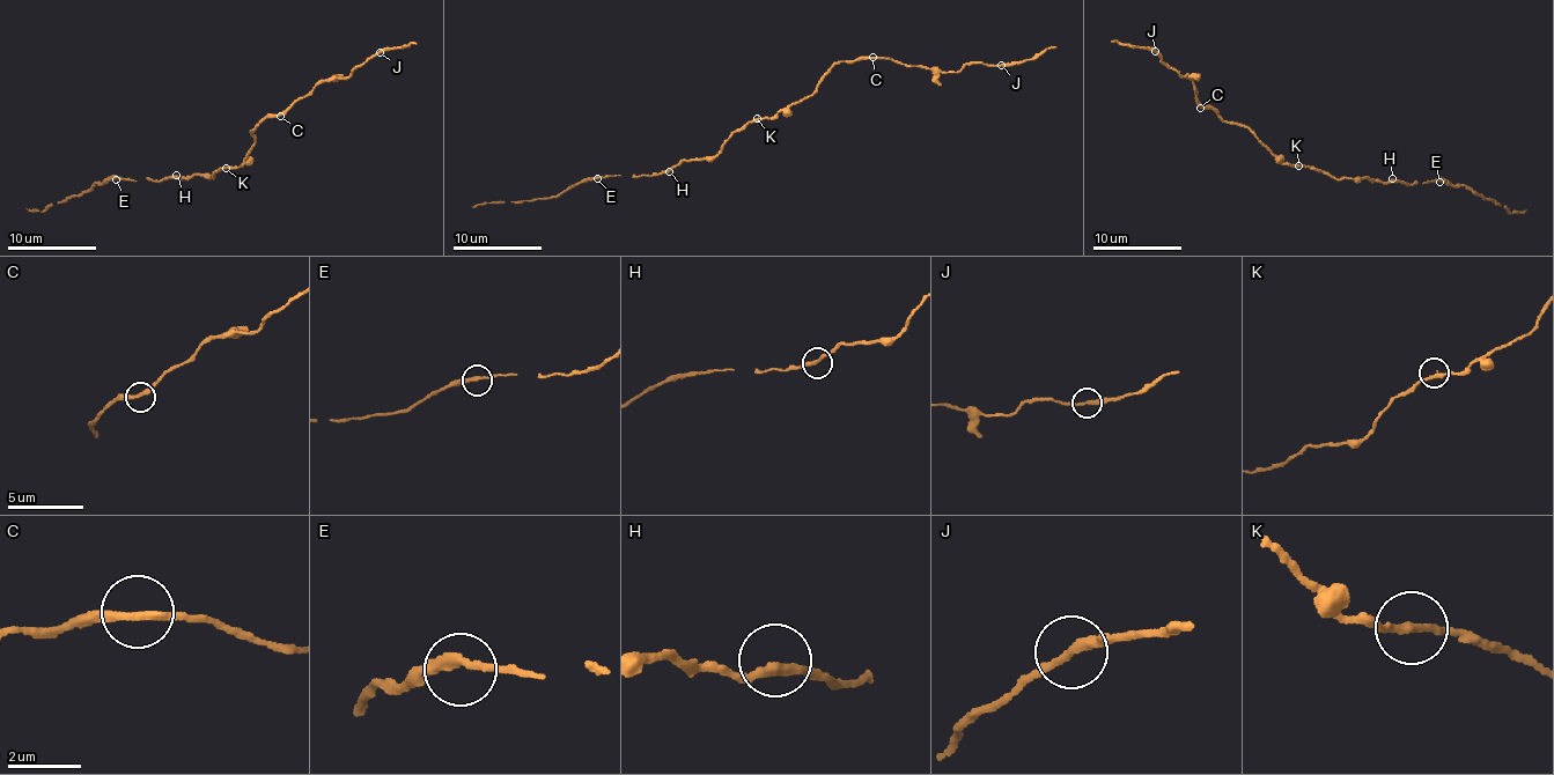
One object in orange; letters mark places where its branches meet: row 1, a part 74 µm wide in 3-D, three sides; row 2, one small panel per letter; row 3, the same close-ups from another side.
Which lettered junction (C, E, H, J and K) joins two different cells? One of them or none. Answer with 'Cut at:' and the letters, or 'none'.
Cut at: J

